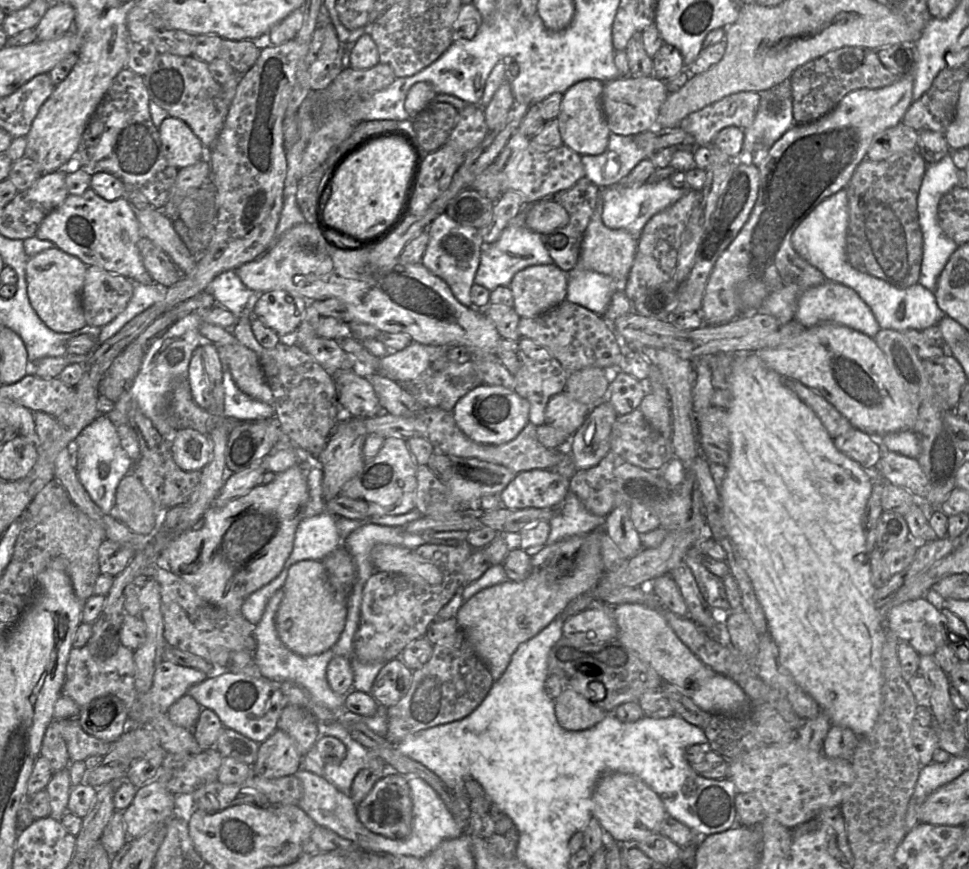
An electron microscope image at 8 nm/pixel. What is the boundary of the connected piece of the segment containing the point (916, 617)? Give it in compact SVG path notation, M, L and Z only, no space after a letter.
M924 597L893 607L887 614L886 626L899 642L908 643L922 656L933 656L946 644L945 618Z

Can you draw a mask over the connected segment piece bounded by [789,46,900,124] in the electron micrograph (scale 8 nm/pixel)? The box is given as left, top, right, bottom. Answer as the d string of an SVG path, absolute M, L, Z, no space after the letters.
M845 46L832 50L799 66L789 77L794 124L811 123L824 117L852 91L883 88L895 83L899 77L881 63L873 49Z

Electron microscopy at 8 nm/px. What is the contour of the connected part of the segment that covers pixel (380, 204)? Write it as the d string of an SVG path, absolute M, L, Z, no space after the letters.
M396 134L372 140L339 169L324 208L325 221L360 237L385 229L404 205L415 161L415 150L404 135Z

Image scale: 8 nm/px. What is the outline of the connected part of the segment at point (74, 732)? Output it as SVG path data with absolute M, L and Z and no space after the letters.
M77 717L59 719L57 729L66 743L71 761L84 761L91 755L105 756L113 744L86 733Z

